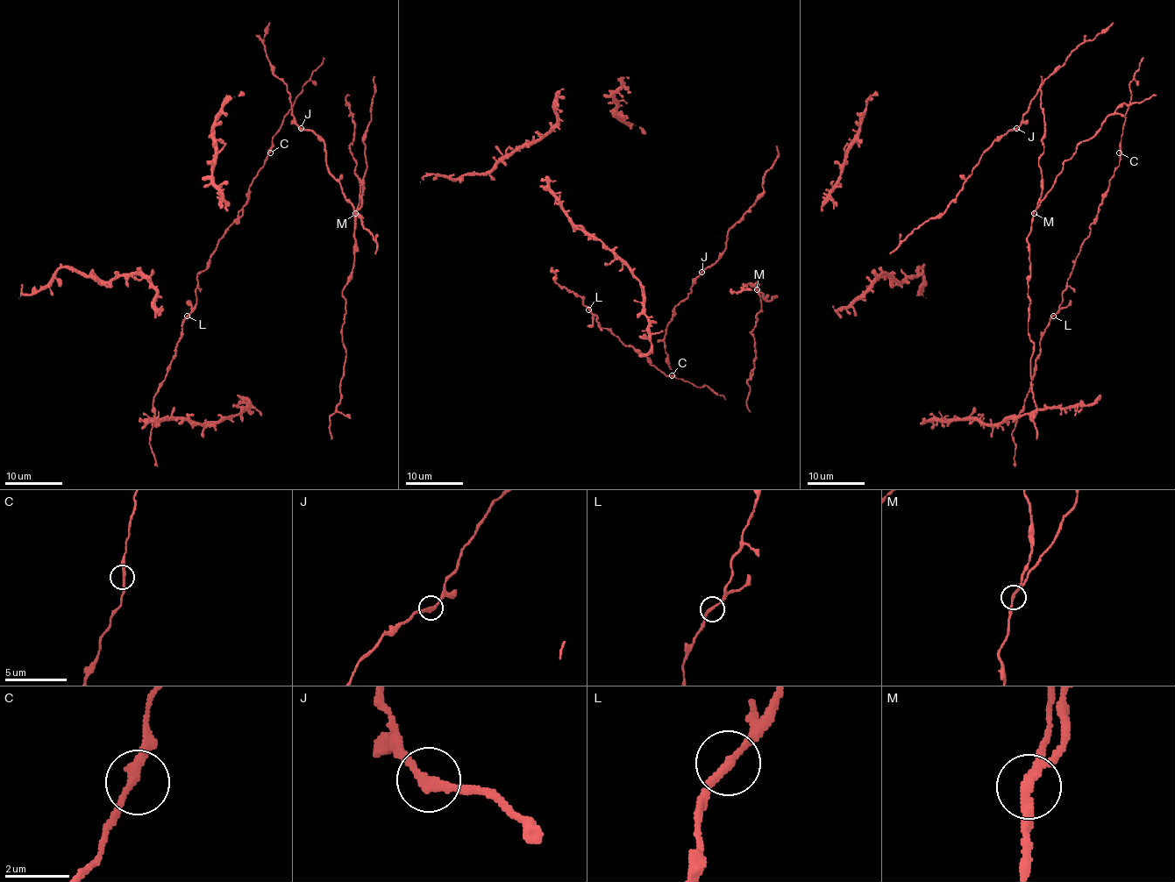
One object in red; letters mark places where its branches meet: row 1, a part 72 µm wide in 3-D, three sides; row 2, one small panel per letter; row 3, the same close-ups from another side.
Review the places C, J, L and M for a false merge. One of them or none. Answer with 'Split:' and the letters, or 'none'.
Split: M

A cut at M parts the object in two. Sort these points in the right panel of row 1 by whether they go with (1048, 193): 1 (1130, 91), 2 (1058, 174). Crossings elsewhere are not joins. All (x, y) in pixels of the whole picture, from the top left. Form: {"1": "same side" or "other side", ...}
{"1": "other side", "2": "same side"}

